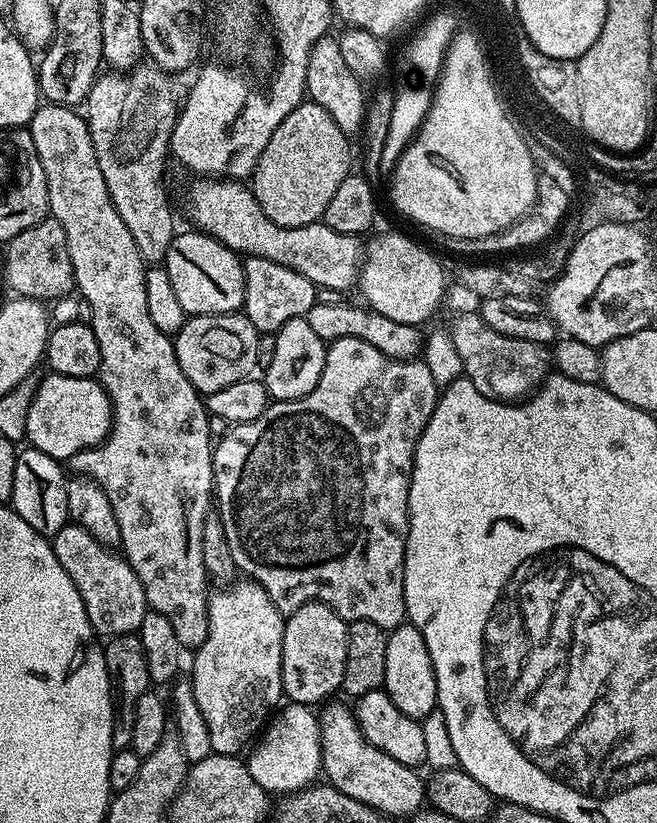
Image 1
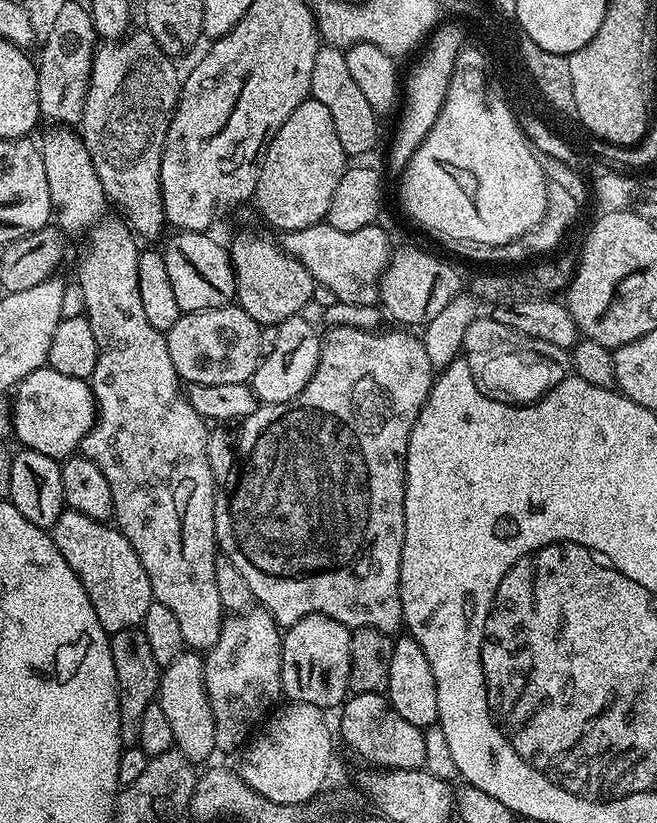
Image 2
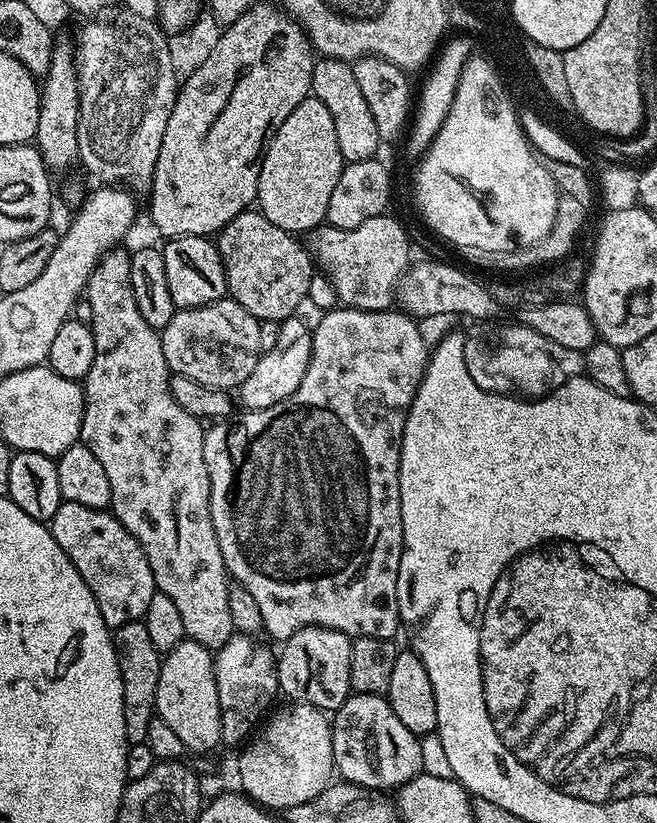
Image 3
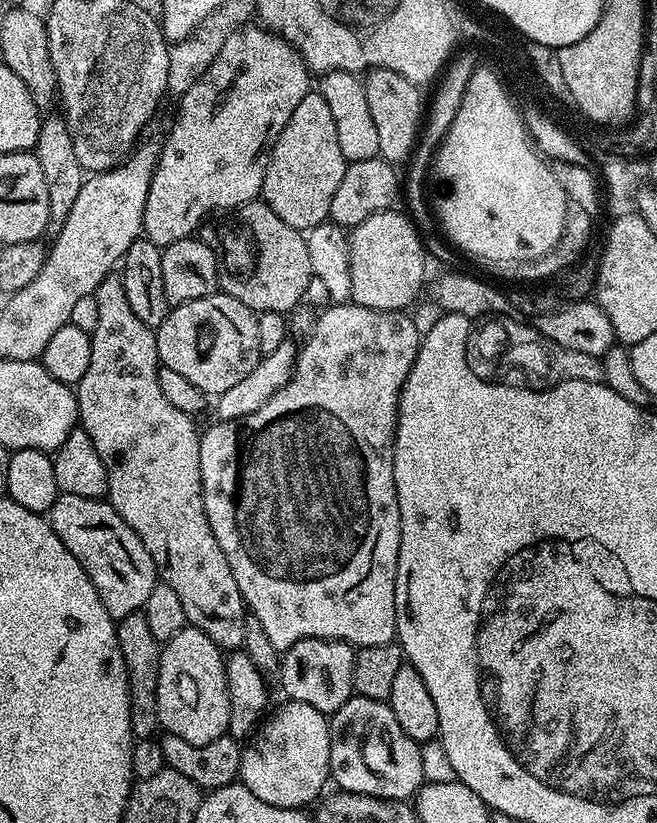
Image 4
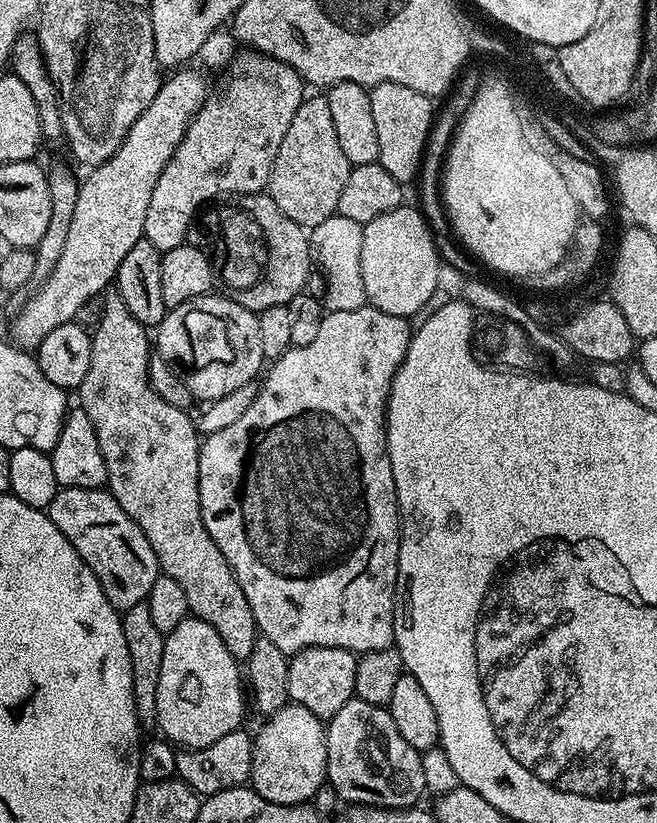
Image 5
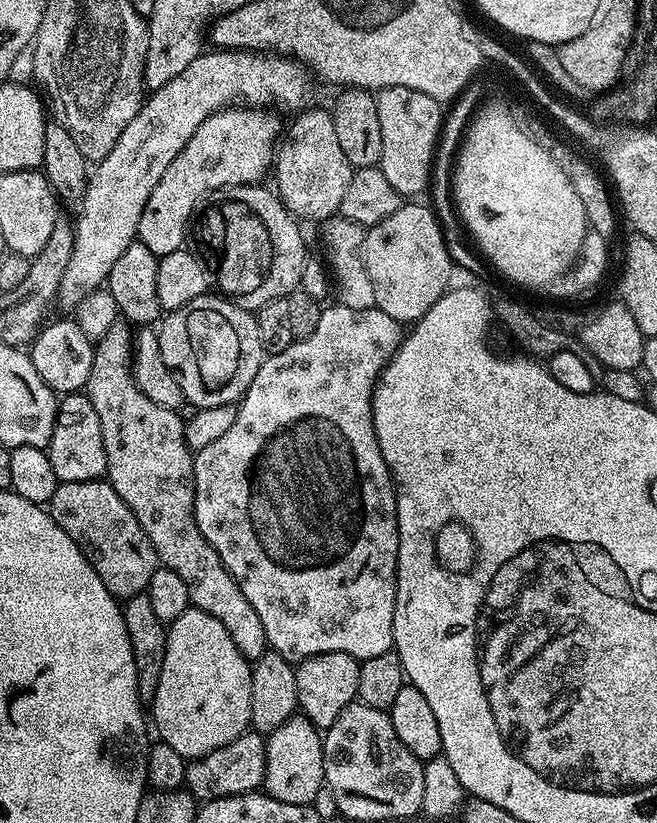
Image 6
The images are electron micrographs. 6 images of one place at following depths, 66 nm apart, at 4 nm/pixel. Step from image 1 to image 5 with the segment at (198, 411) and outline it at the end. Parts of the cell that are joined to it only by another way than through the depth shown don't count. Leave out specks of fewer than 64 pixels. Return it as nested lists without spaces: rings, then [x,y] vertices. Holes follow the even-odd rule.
[[[115,290],[103,293],[104,309],[101,320],[96,324],[96,332],[91,333],[90,370],[82,378],[78,389],[79,407],[83,408],[86,418],[94,422],[94,434],[98,434],[98,446],[106,462],[108,475],[107,491],[122,506],[122,510],[146,534],[146,542],[154,550],[160,563],[160,571],[165,576],[174,578],[182,590],[186,590],[188,611],[202,622],[210,622],[214,630],[226,642],[226,650],[237,662],[247,661],[250,650],[258,635],[256,619],[238,586],[238,578],[230,570],[222,550],[210,538],[202,522],[200,495],[198,494],[198,458],[200,457],[201,437],[193,417],[178,406],[170,406],[150,386],[148,381],[148,361],[150,359],[150,332],[126,310],[126,302],[120,300]]]

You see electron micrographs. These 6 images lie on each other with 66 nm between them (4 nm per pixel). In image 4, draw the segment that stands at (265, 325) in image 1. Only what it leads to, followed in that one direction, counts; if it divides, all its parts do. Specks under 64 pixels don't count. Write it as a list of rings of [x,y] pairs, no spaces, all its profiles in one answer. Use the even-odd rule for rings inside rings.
[[[260,198],[251,200],[249,204],[244,204],[240,208],[231,209],[231,212],[238,216],[238,220],[230,218],[230,222],[236,222],[234,246],[228,248],[224,266],[218,266],[219,291],[225,296],[234,297],[257,314],[262,312],[291,313],[291,308],[299,300],[305,299],[308,283],[314,278],[305,233],[294,226],[286,226],[286,222],[282,222],[282,218],[278,218],[278,214],[274,214],[274,210],[270,210],[270,206]]]

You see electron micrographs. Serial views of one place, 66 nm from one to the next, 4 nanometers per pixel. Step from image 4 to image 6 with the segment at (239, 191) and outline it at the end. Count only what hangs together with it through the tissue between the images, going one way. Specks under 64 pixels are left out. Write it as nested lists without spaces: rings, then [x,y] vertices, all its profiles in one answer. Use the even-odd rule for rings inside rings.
[[[233,106],[216,112],[194,130],[194,138],[182,146],[178,158],[166,166],[154,194],[142,210],[136,231],[139,243],[150,246],[156,257],[179,252],[185,247],[184,235],[190,232],[192,212],[209,192],[237,188],[243,184],[259,185],[274,164],[278,137],[282,132],[275,111],[247,106]]]

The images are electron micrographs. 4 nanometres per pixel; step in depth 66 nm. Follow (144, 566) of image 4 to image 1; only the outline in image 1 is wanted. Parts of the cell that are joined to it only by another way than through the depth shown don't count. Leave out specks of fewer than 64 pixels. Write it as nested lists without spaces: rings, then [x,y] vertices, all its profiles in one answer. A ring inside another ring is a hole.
[[[71,522],[62,526],[50,538],[54,558],[62,562],[62,570],[70,574],[70,582],[78,586],[78,594],[82,594],[82,602],[86,606],[86,618],[90,618],[90,626],[97,637],[111,638],[127,632],[139,633],[142,618],[150,611],[146,602],[146,594],[142,590],[142,582],[138,582],[138,574],[130,566],[130,562],[115,547],[98,542],[90,530],[81,524]]]

